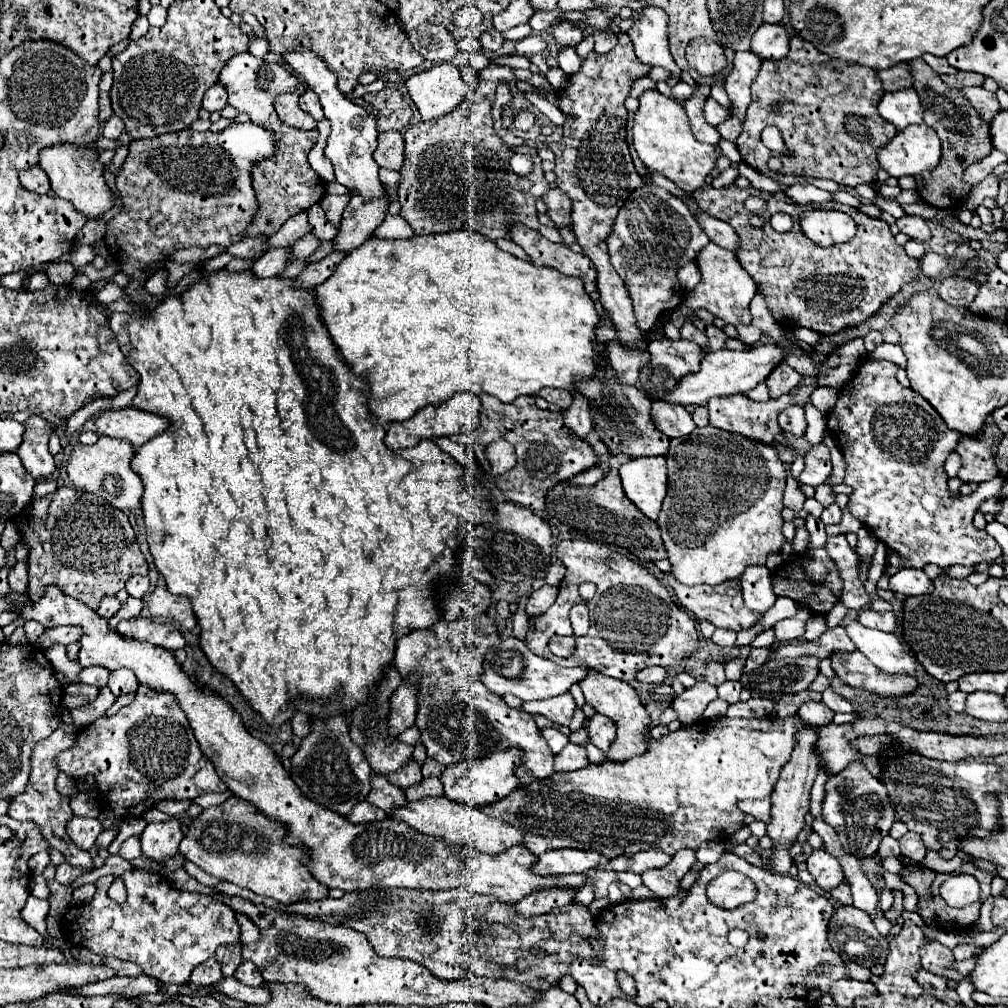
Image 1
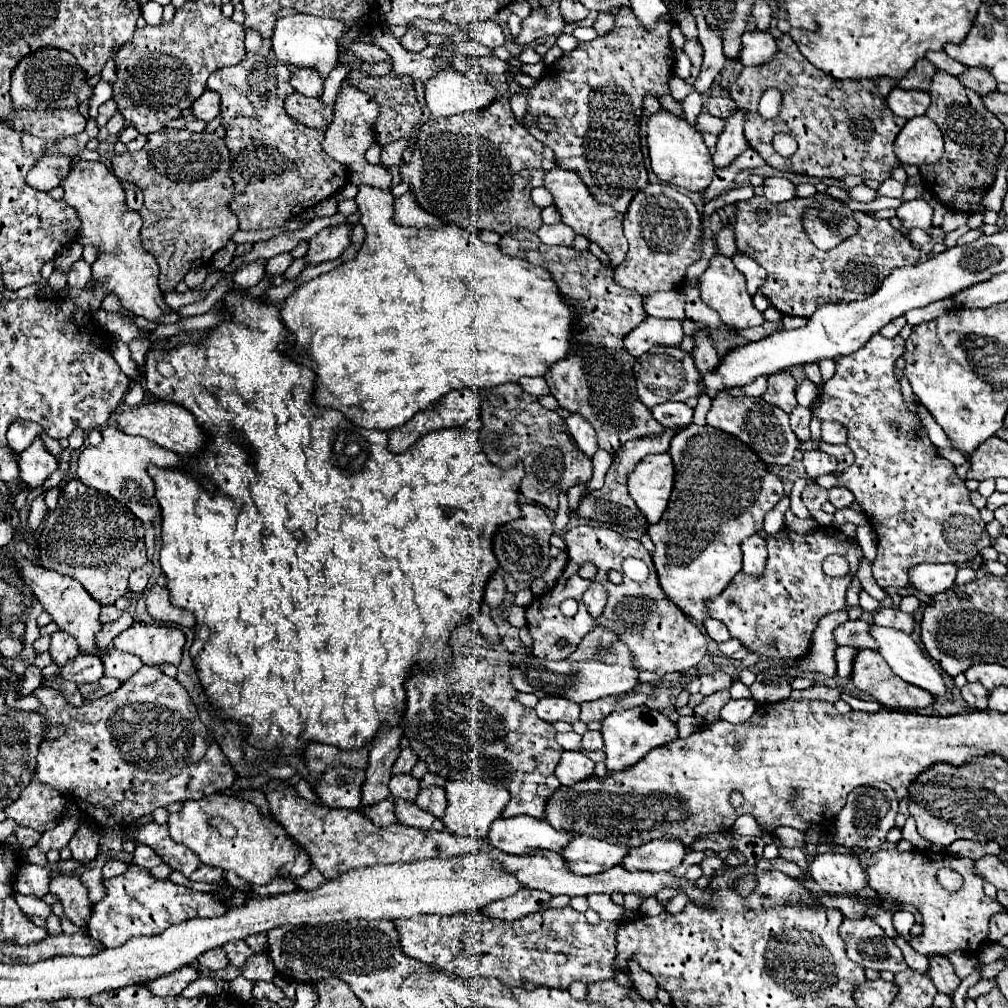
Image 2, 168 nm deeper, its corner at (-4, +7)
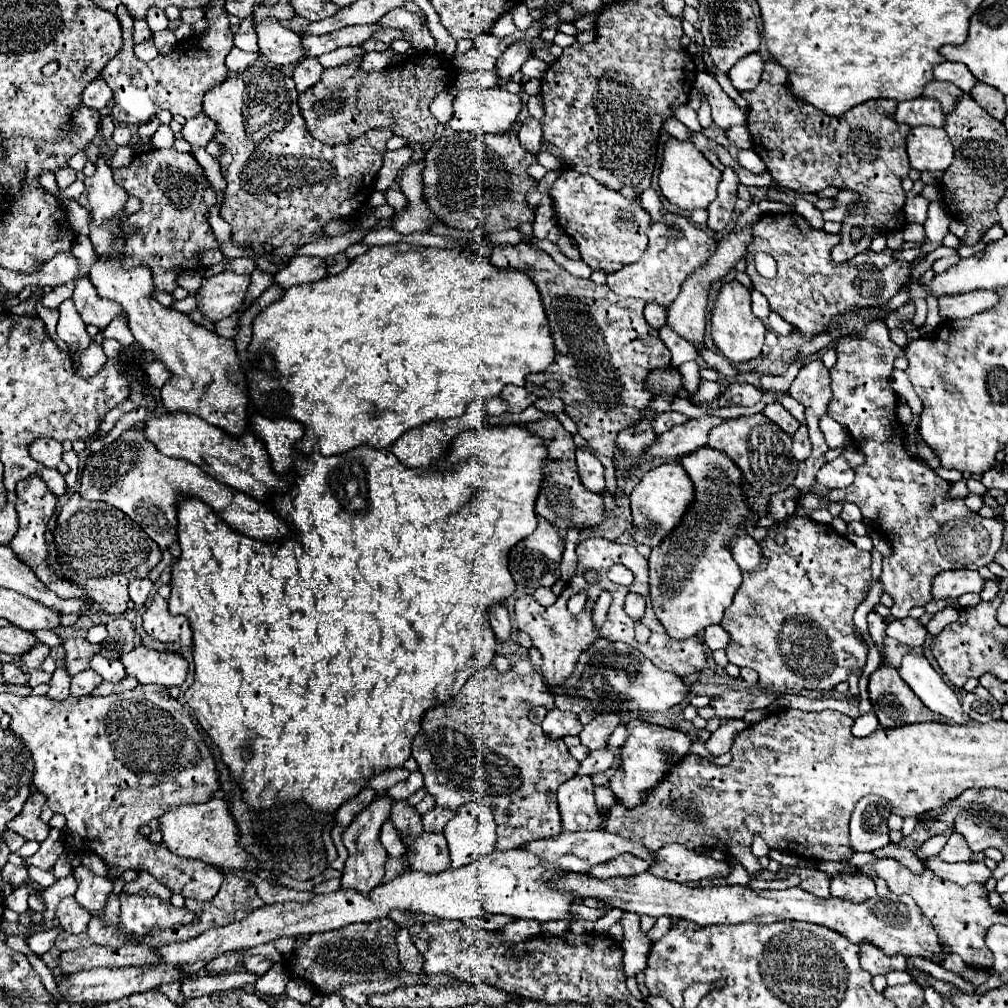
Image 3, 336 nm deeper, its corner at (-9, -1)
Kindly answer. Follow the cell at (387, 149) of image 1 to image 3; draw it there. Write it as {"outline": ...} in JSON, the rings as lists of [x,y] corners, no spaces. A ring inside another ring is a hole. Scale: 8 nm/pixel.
{"outline":[[[401,147],[397,151],[387,151],[383,155],[383,167],[379,169],[377,177],[375,177],[375,189],[377,191],[385,191],[399,175],[399,171],[411,161],[413,149],[411,147]]]}

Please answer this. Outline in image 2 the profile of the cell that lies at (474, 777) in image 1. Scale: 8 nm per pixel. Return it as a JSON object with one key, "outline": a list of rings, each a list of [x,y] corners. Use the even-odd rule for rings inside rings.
{"outline":[[[472,779],[448,781],[444,789],[446,789],[448,807],[446,807],[446,813],[442,815],[442,823],[446,825],[446,829],[454,835],[468,835],[468,837],[486,841],[490,825],[500,815],[500,811],[506,807],[510,793],[500,785],[488,785],[488,783],[472,781]]]}

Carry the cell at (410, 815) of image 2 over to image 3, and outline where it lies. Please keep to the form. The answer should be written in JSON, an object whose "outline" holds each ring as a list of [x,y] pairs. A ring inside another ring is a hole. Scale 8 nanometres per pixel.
{"outline":[[[423,831],[421,839],[407,843],[407,861],[411,869],[439,873],[449,867],[449,849],[445,835]]]}

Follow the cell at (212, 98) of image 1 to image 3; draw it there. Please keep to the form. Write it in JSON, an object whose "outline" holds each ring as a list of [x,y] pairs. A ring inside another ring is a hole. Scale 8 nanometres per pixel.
{"outline":[[[199,113],[195,119],[187,121],[183,125],[183,137],[191,143],[191,145],[207,145],[213,135],[217,131],[217,125],[213,119],[209,119],[205,113]]]}

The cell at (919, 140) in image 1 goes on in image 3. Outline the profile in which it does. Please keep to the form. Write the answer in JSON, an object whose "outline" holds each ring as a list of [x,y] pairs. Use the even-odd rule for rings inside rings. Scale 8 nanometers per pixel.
{"outline":[[[919,125],[907,135],[907,155],[917,171],[945,171],[953,161],[953,147],[945,129]]]}

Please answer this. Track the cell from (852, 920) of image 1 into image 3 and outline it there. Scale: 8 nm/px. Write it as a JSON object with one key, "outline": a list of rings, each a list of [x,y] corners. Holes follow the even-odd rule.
{"outline":[[[859,943],[861,947],[861,967],[871,975],[887,975],[889,971],[907,971],[907,959],[903,955],[885,955],[873,943]]]}

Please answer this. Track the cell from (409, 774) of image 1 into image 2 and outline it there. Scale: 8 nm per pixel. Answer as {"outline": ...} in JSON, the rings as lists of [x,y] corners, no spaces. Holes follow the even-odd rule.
{"outline":[[[410,773],[408,775],[394,775],[390,779],[390,795],[404,799],[404,801],[416,801],[416,795],[420,791],[420,781],[414,779]]]}

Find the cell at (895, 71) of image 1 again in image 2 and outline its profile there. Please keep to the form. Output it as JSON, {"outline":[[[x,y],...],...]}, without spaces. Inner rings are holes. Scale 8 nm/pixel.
{"outline":[[[920,59],[912,67],[912,71],[908,71],[908,75],[898,81],[898,87],[902,87],[902,89],[922,89],[922,91],[930,91],[930,79],[932,79],[934,73],[936,73],[936,67],[930,61]]]}

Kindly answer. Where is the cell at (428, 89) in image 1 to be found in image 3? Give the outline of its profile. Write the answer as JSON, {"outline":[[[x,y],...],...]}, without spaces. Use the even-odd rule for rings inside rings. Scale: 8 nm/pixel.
{"outline":[[[501,87],[493,89],[465,89],[453,99],[453,117],[447,123],[453,131],[473,131],[473,133],[503,133],[509,131],[517,121],[521,111],[521,95],[507,93]]]}

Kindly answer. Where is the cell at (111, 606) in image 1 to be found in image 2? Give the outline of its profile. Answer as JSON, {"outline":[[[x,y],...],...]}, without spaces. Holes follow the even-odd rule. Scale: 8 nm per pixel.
{"outline":[[[104,605],[102,611],[100,611],[100,621],[102,621],[102,623],[110,623],[110,621],[120,619],[120,615],[122,615],[122,611],[116,609],[114,605]]]}

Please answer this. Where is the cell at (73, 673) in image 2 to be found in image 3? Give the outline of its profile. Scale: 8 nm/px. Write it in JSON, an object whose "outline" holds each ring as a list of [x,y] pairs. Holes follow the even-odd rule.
{"outline":[[[85,669],[71,679],[71,695],[91,695],[91,691],[101,683],[99,675],[93,669]]]}

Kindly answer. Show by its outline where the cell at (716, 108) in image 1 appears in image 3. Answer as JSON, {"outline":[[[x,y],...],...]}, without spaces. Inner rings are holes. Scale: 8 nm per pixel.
{"outline":[[[705,71],[699,73],[697,79],[695,79],[695,87],[705,89],[707,101],[711,105],[713,121],[717,123],[717,127],[727,129],[731,125],[745,123],[745,111],[741,111],[737,107],[737,103],[719,87],[719,83],[711,75],[707,75]]]}

